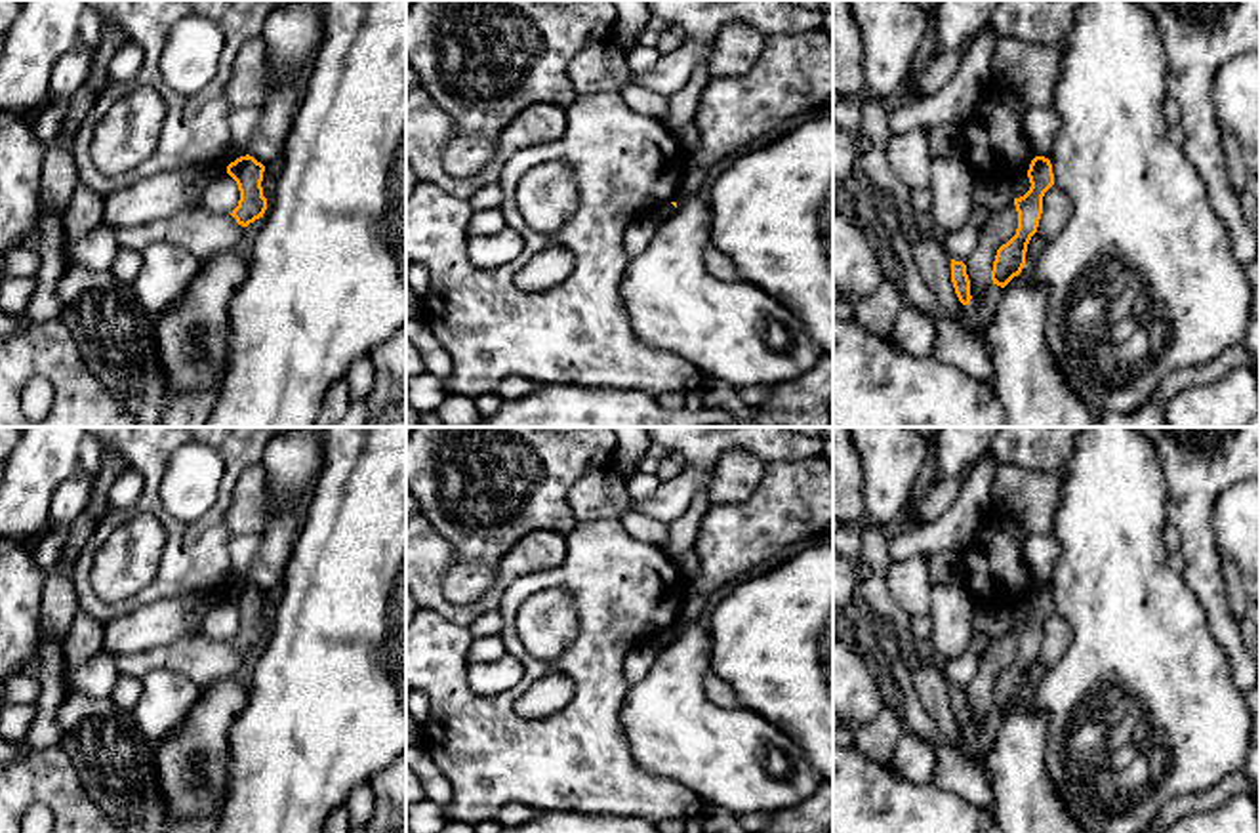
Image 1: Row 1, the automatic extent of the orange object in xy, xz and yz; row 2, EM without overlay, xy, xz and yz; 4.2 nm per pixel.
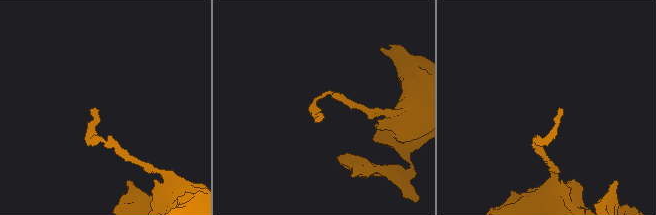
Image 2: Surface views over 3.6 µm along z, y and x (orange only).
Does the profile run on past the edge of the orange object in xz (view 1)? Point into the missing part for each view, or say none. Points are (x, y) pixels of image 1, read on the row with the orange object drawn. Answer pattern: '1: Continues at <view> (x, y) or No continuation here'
1: No continuation here

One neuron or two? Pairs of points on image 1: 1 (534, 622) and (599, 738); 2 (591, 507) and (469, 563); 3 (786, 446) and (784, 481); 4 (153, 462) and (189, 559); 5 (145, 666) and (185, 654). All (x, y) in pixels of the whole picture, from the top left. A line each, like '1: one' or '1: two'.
1: two
2: two
3: two
4: one
5: one

